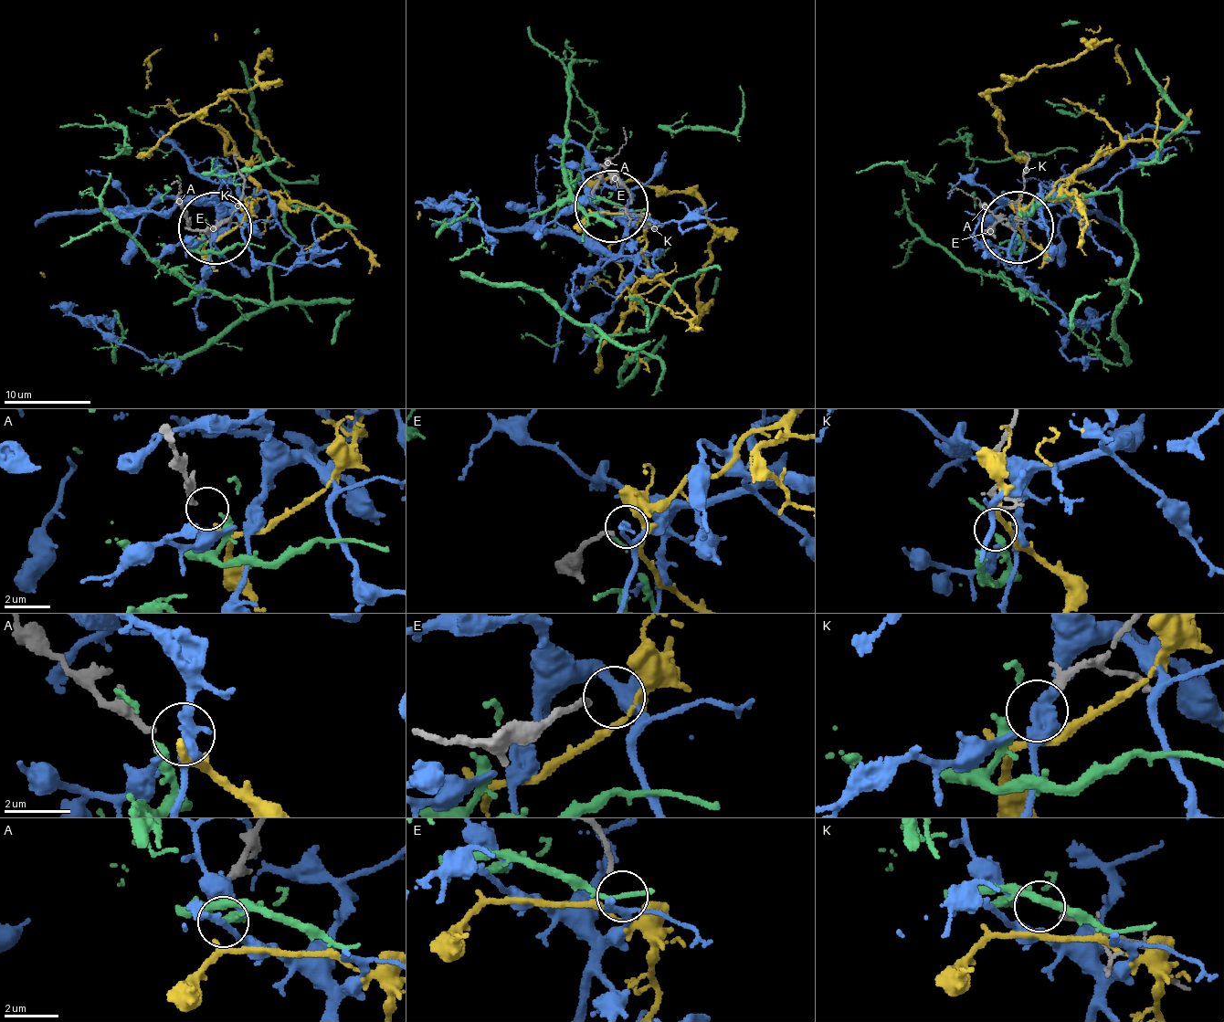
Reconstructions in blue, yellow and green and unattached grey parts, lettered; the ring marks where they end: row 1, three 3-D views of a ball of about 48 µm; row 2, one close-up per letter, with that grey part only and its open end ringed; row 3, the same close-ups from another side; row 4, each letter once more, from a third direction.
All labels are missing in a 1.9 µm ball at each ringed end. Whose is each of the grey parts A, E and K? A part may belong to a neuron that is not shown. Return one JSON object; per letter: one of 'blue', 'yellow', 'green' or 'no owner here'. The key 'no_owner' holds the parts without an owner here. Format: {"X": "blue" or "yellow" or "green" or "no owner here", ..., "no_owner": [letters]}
{"A": "yellow", "E": "no owner here", "K": "green", "no_owner": ["E"]}

